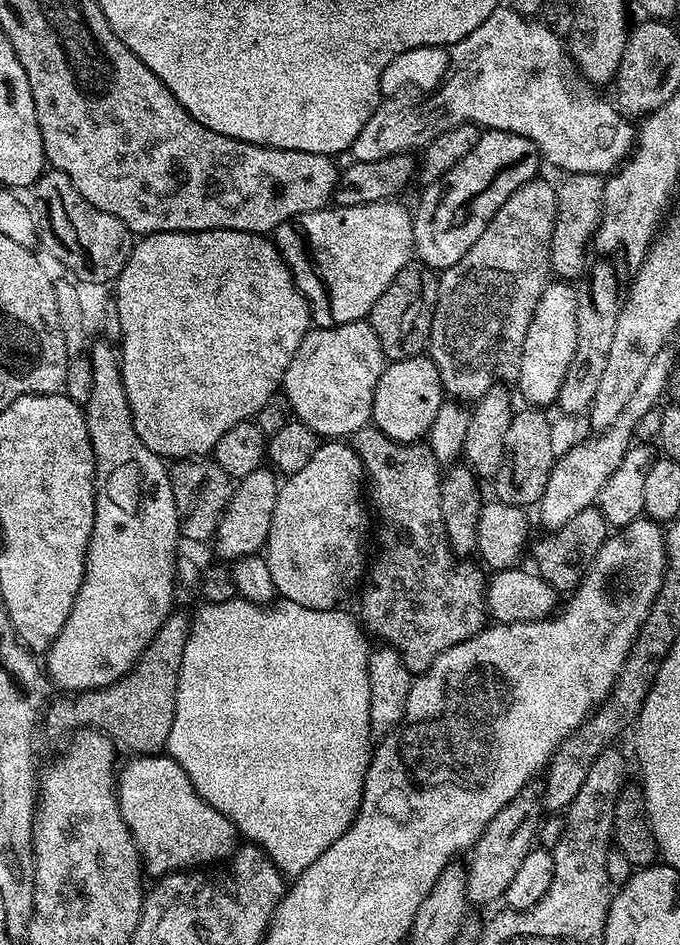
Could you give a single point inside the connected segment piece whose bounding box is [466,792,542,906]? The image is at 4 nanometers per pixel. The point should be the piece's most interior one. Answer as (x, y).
(497, 853)

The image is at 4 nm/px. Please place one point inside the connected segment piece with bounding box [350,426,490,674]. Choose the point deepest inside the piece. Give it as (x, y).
(421, 601)

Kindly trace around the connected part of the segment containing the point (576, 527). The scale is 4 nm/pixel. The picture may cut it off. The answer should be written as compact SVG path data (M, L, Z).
M593 506L582 510L582 514L574 514L570 522L544 535L546 536L542 537L537 544L535 541L530 548L530 556L536 559L535 571L555 588L557 593L568 594L579 586L580 579L588 571L588 565L598 554L604 541L608 539L610 525L599 507Z

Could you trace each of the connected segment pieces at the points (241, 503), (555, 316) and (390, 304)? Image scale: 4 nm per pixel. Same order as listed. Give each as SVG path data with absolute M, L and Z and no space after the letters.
M261 466L250 474L239 477L214 537L216 552L225 560L224 562L231 562L243 556L257 555L267 545L270 518L274 518L274 502L280 493L280 485L281 481L277 473L268 466Z
M552 282L544 289L542 298L538 298L530 330L526 330L526 342L522 342L518 381L521 394L532 406L555 405L558 390L566 378L566 366L570 366L574 345L578 343L578 292L568 284L571 283Z
M413 262L398 270L394 282L386 286L382 298L374 302L366 319L371 324L374 334L378 334L378 342L382 342L382 350L389 361L414 358L427 349L439 285L440 281L433 269Z

